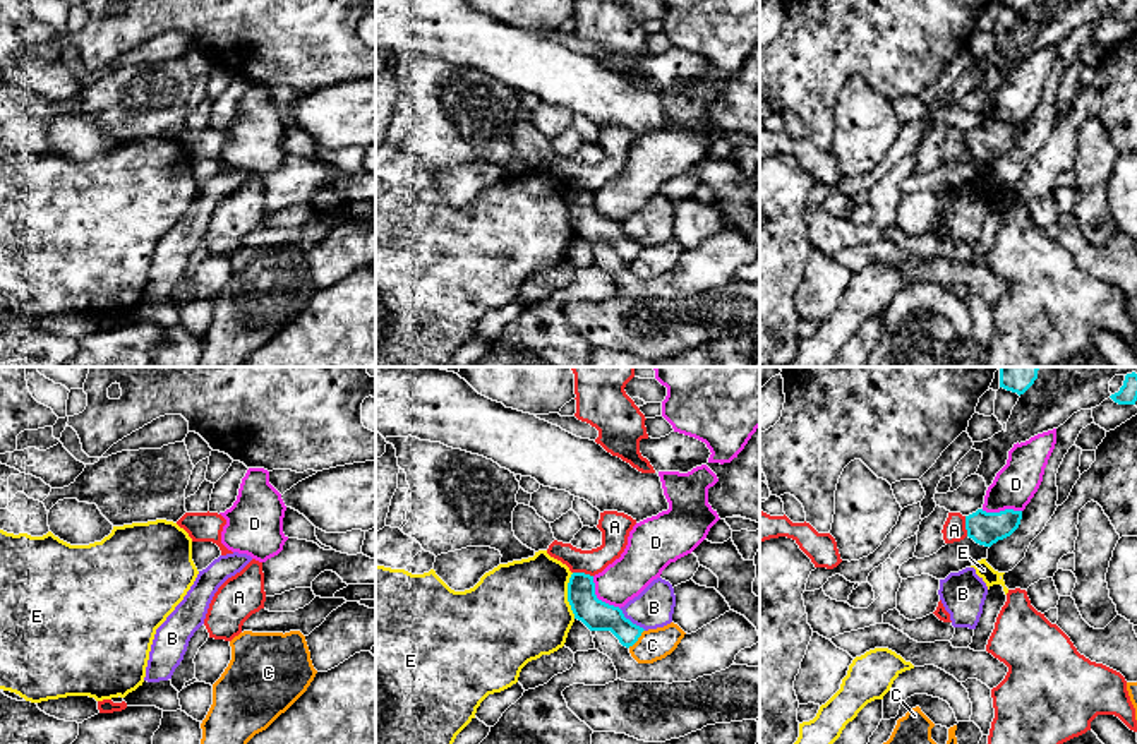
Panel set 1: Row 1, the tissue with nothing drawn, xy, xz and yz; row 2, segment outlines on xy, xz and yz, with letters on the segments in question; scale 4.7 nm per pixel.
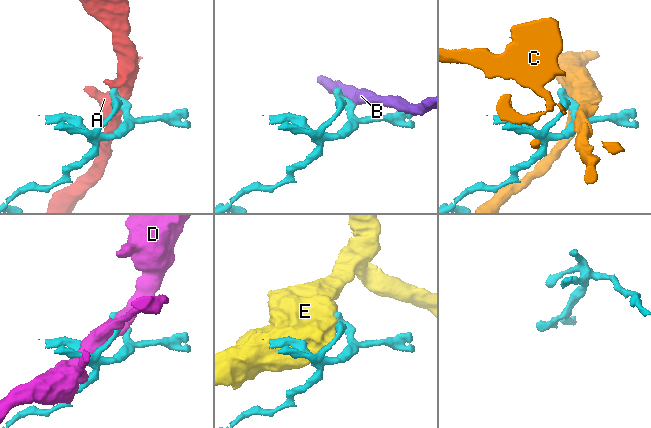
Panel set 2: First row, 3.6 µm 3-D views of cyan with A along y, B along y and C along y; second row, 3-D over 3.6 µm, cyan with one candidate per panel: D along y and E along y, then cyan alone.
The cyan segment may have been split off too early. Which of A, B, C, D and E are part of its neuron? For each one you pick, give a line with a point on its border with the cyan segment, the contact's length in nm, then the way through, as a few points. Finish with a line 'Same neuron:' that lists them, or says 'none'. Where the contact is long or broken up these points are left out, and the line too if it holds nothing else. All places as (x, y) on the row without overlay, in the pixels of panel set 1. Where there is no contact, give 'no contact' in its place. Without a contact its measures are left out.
Same neuron: none

